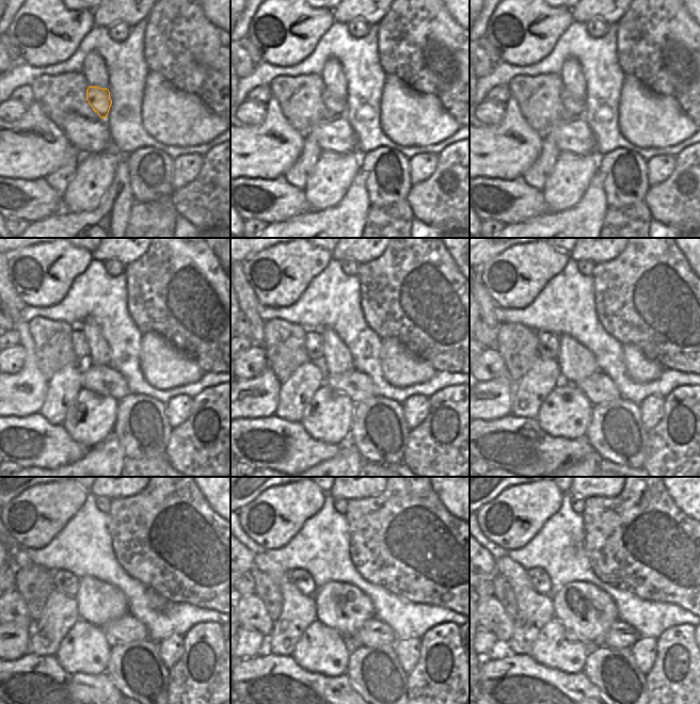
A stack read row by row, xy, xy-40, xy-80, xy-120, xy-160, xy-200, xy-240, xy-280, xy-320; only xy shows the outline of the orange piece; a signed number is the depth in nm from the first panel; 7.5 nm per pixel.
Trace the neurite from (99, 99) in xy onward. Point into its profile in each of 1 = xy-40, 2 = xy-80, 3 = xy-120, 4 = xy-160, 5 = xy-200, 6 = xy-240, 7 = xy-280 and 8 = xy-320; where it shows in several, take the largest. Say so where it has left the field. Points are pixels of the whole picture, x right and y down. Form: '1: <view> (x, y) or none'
1: xy-40 (337, 105)
2: xy-80 (572, 105)
3: xy-120 (79, 344)
4: xy-160 (313, 340)
5: xy-200 (549, 342)
6: xy-240 (65, 581)
7: xy-280 (301, 578)
8: xy-320 (540, 579)

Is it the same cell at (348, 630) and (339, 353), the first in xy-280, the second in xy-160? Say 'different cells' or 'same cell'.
same cell

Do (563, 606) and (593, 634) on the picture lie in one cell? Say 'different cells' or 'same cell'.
same cell

